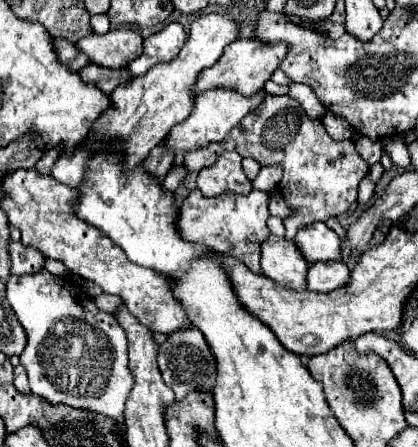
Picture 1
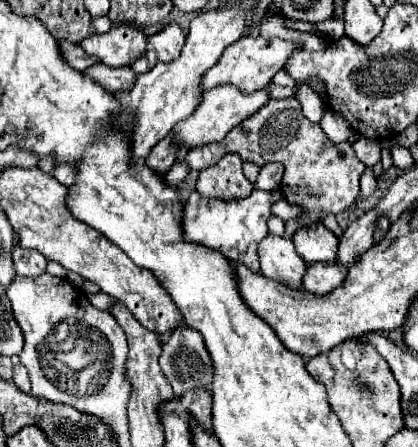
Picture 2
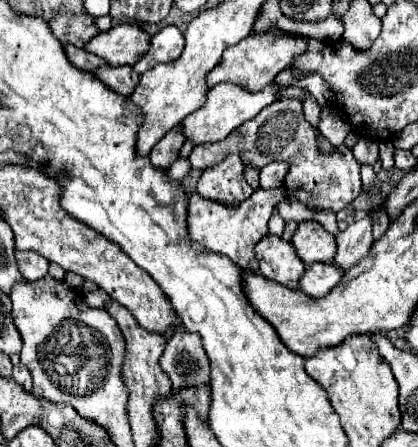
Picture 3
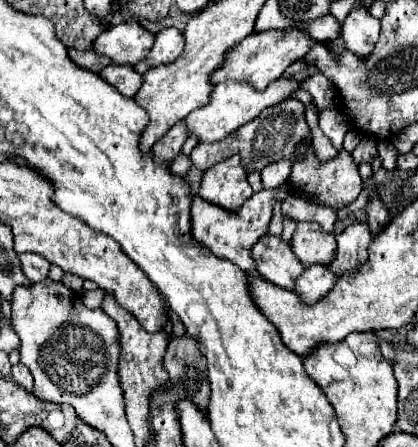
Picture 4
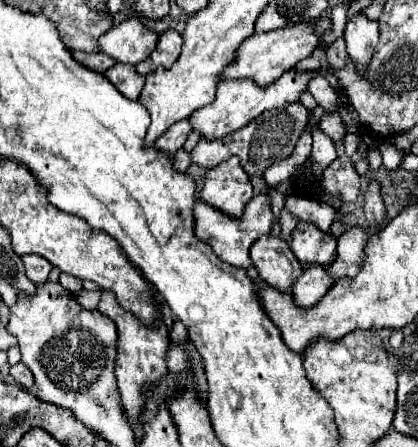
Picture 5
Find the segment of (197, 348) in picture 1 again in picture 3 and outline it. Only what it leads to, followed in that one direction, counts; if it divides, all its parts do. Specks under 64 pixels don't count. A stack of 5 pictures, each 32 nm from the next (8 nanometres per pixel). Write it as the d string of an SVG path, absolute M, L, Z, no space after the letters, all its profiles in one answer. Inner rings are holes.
M174 332L166 344L160 364L170 376L174 390L210 382L210 362L198 334Z

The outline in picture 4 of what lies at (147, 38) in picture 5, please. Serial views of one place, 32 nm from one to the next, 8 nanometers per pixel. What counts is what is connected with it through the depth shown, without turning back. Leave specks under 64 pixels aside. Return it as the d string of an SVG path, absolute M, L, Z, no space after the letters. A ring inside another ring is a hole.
M128 20L110 26L94 42L94 52L108 56L114 64L138 64L148 56L154 44L154 34L148 32L138 20Z

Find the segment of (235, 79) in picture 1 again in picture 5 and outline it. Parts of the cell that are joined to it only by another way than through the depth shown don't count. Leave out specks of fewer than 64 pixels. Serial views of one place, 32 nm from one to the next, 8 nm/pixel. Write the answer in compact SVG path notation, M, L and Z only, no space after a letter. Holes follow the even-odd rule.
M312 20L294 26L284 26L274 32L254 34L240 46L238 58L226 68L224 78L252 78L258 86L268 86L278 80L284 72L292 70L300 60L308 58L320 46L320 36Z

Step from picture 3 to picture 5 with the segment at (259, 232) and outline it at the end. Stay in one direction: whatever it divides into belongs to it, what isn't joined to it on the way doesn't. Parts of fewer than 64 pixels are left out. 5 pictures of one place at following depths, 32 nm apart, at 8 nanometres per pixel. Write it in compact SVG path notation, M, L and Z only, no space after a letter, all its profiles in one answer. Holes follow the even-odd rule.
M258 194L246 204L242 220L232 220L226 214L222 214L220 210L210 208L206 202L198 202L196 204L194 216L196 216L196 236L202 242L210 244L212 250L216 252L216 256L220 256L220 260L224 260L228 264L234 264L234 266L240 266L240 268L244 268L248 272L254 272L254 264L250 260L250 246L262 234L270 234L272 232L272 224L276 220L276 216L270 210L270 200L268 200L266 194Z

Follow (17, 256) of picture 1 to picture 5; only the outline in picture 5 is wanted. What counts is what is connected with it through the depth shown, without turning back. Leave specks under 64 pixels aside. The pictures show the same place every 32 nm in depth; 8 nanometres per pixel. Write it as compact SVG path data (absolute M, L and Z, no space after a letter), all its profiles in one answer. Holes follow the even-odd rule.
M22 256L22 262L26 266L26 276L36 282L36 284L42 284L48 280L48 274L52 270L52 264L48 264L48 260L44 260L42 256Z

